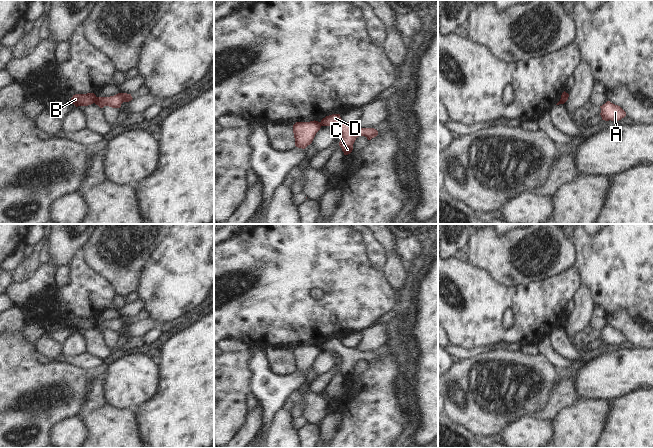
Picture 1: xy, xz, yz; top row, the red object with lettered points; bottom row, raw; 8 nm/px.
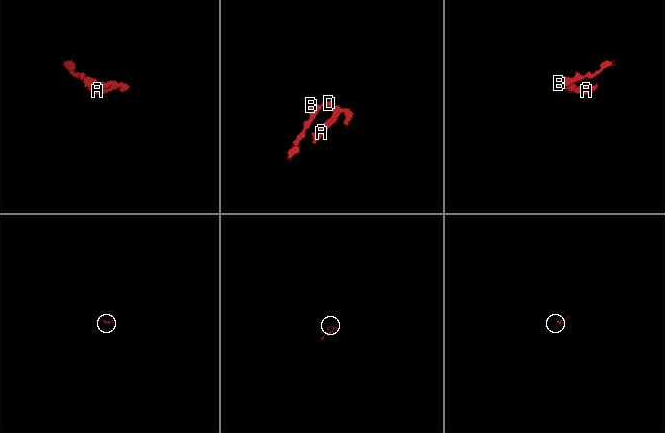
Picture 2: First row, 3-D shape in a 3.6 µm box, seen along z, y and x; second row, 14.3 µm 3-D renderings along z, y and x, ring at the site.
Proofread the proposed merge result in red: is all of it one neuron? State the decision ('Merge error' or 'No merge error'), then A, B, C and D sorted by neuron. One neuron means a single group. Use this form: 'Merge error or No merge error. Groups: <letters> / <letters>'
Merge error. Groups: A C D / B

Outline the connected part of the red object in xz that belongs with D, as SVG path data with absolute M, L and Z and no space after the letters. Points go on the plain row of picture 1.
M332 338L323 342L320 346L321 350L333 350L341 358L339 370L344 379L348 379L353 374L353 368L357 361L365 360L368 364L376 361L378 355L374 352L361 352L356 346L344 346L340 338Z

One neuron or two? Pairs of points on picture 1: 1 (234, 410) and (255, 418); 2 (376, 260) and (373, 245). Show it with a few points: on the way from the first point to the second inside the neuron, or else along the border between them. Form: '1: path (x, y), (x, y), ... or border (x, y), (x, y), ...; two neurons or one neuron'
1: border (247, 411), (244, 423), (234, 435); two neurons
2: path (376, 256), (374, 249); one neuron

